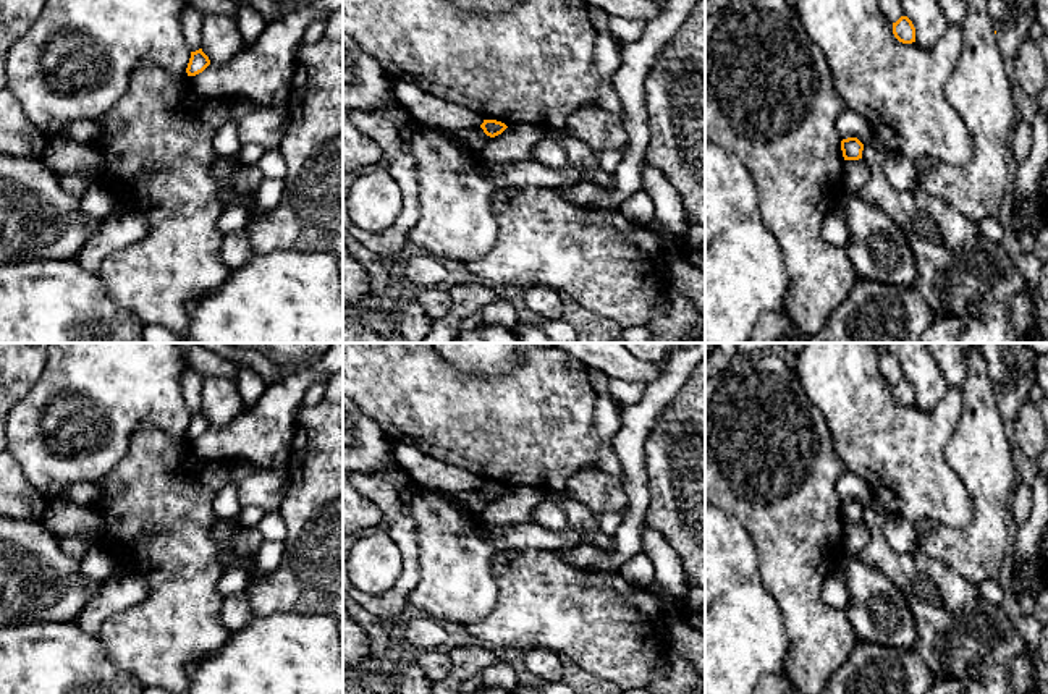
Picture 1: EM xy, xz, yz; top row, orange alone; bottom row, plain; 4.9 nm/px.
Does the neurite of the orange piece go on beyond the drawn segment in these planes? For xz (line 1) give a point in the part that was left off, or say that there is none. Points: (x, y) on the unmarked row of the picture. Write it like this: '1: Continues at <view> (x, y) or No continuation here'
1: No continuation here

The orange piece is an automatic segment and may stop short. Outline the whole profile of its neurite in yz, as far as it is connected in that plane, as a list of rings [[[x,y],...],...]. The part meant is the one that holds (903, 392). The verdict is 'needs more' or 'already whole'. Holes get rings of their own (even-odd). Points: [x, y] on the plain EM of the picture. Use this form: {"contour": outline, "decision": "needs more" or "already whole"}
{"contour": [[[901,379],[896,385],[893,385],[893,396],[902,406],[915,404],[915,390],[907,379]]], "decision": "already whole"}

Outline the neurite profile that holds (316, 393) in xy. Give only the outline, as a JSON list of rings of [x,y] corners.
[[[325,380],[312,383],[304,393],[301,404],[317,406],[319,403],[322,403],[325,400],[325,385]]]

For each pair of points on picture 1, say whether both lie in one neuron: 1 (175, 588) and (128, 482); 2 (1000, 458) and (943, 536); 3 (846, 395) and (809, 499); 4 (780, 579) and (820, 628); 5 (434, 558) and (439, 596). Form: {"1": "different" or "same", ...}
{"1": "same", "2": "same", "3": "different", "4": "same", "5": "same"}

